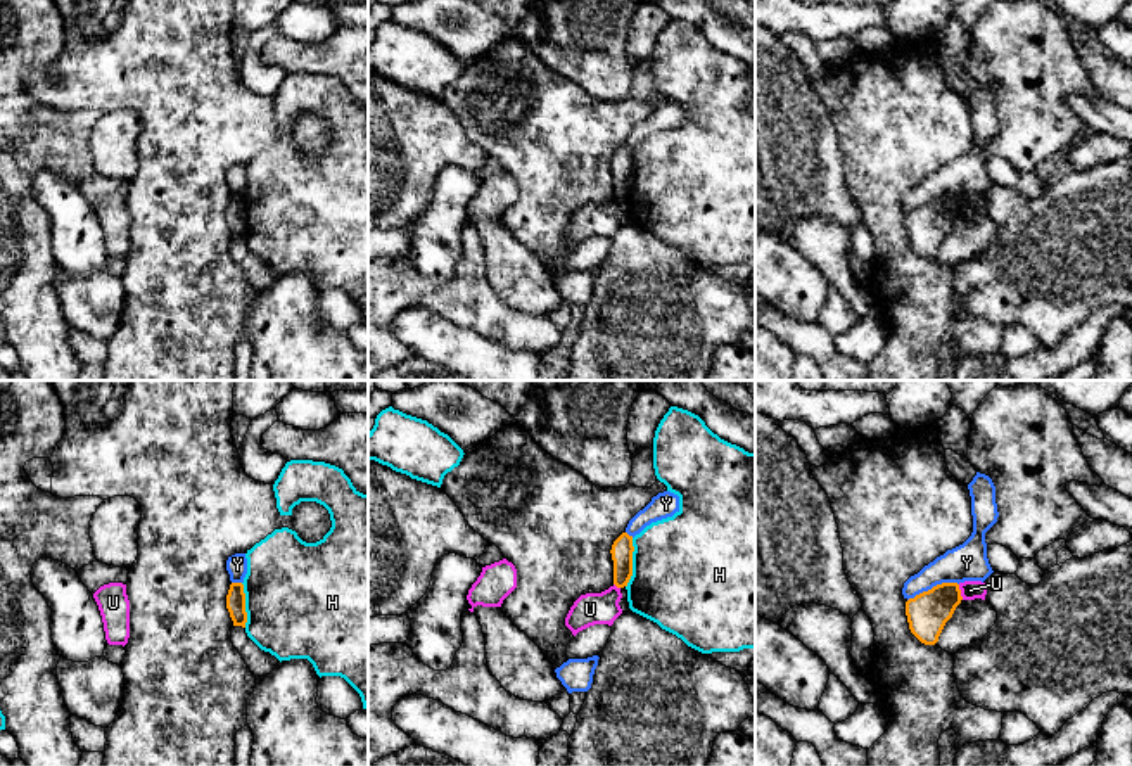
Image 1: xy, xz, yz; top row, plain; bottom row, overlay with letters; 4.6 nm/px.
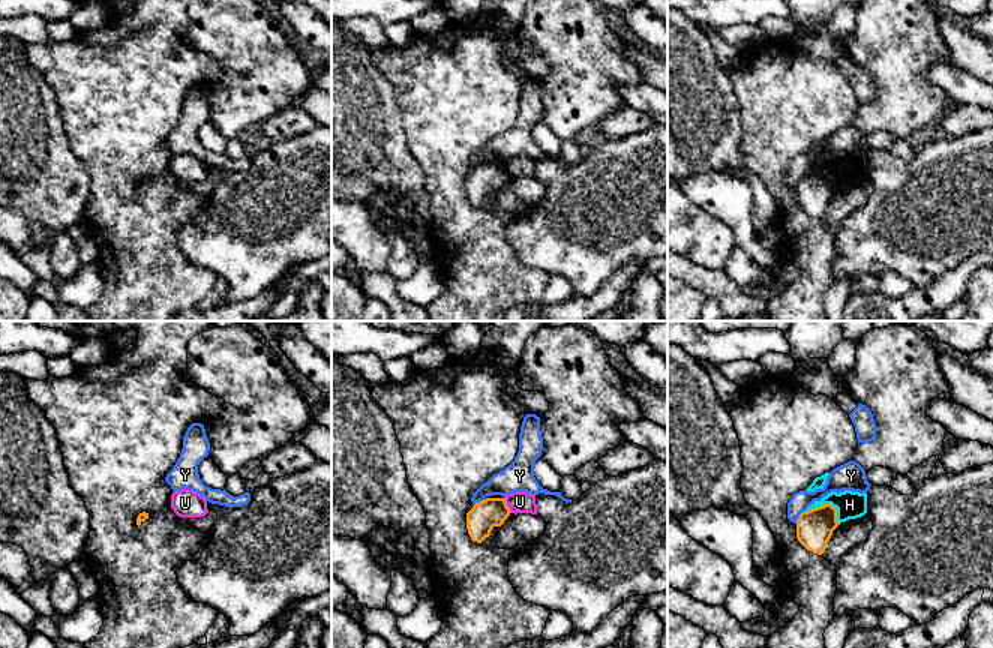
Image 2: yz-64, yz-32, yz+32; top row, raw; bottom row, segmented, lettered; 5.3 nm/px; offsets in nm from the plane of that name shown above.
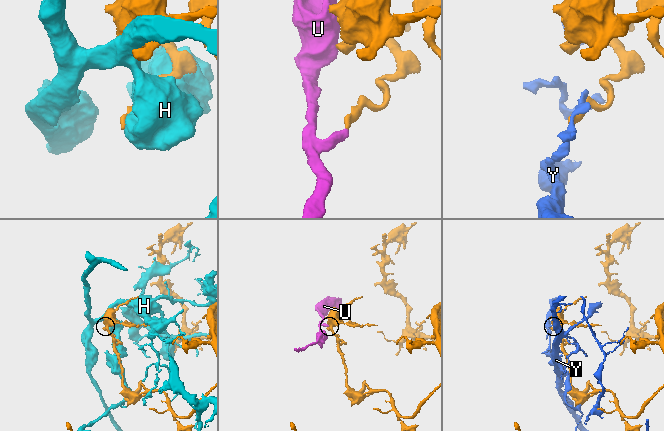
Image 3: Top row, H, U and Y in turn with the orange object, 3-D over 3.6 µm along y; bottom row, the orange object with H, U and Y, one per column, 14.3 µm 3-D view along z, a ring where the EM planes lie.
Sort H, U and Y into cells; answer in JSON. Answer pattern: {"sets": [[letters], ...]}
{"sets": [["H"], ["U"], ["Y"]]}

